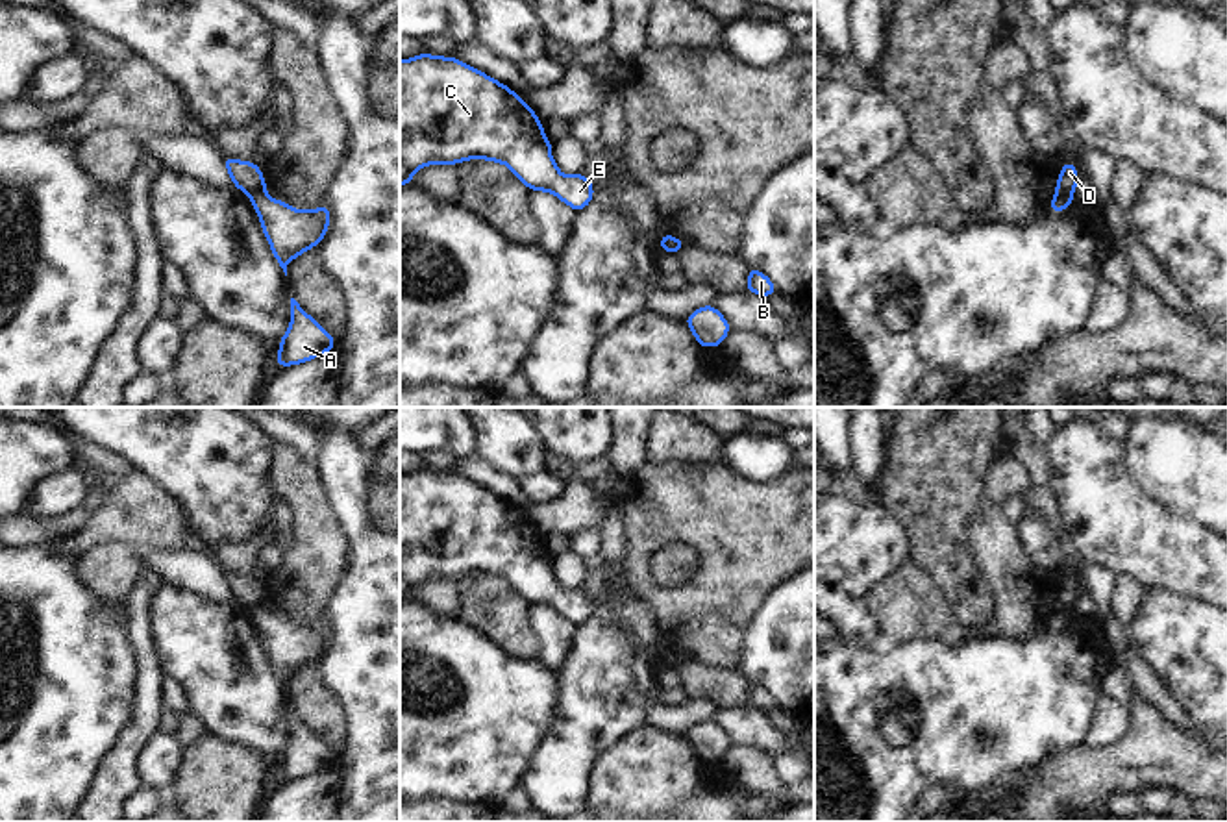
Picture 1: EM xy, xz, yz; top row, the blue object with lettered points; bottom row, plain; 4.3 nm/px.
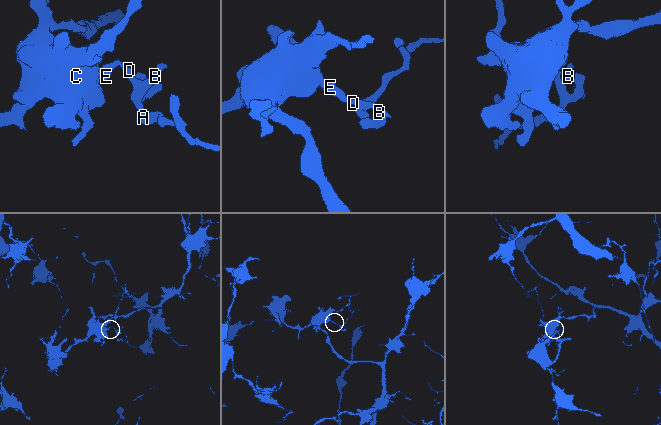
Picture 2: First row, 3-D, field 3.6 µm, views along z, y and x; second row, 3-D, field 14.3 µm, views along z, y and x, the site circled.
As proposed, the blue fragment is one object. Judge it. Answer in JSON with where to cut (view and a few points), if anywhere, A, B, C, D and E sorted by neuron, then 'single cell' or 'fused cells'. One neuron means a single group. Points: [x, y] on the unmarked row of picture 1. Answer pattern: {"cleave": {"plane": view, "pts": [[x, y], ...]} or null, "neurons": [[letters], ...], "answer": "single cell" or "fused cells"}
{"cleave": {"plane": "xy", "pts": [[265, 602], [248, 610]]}, "neurons": [["A", "B"], ["C", "D", "E"]], "answer": "fused cells"}

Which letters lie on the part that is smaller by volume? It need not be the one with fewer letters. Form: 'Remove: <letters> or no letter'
Remove: A, B

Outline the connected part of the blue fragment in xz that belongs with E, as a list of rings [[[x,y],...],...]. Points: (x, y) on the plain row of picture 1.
[[[452,470],[400,474],[400,602],[429,579],[485,574],[509,581],[531,607],[552,607],[579,628],[592,616],[594,600],[581,587],[564,591],[552,563],[539,529],[505,498]]]

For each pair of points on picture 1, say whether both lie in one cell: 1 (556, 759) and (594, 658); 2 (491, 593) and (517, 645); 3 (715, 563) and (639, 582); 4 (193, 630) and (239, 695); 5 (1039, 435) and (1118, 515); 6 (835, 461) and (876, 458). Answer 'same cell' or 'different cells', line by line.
1: same cell
2: same cell
3: same cell
4: same cell
5: different cells
6: different cells

